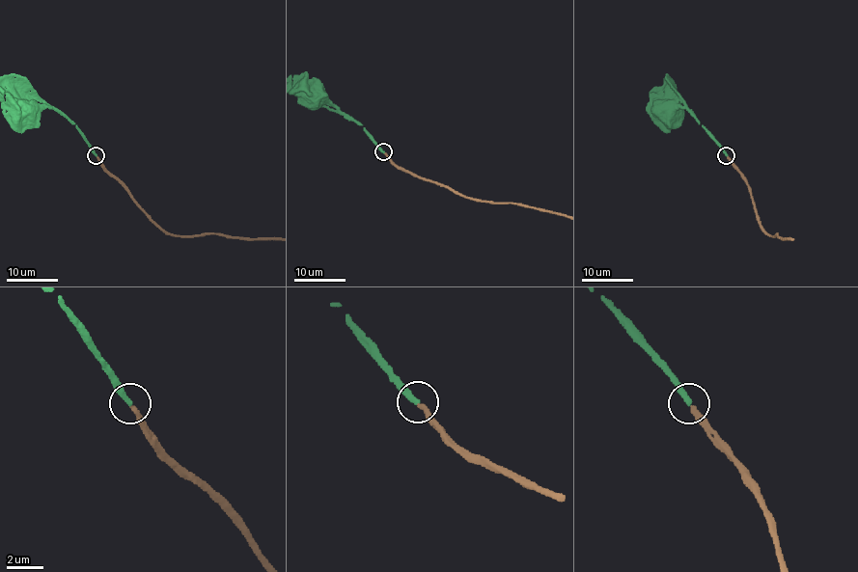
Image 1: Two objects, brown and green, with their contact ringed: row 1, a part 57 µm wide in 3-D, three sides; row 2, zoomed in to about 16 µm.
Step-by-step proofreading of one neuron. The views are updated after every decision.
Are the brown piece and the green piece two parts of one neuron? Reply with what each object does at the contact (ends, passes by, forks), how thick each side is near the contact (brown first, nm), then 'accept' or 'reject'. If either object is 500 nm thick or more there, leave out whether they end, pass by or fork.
brown ends; green ends; calibres 260 and 320 nm; accept

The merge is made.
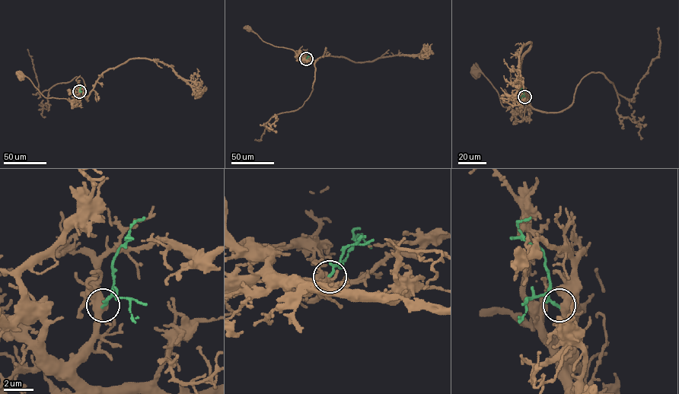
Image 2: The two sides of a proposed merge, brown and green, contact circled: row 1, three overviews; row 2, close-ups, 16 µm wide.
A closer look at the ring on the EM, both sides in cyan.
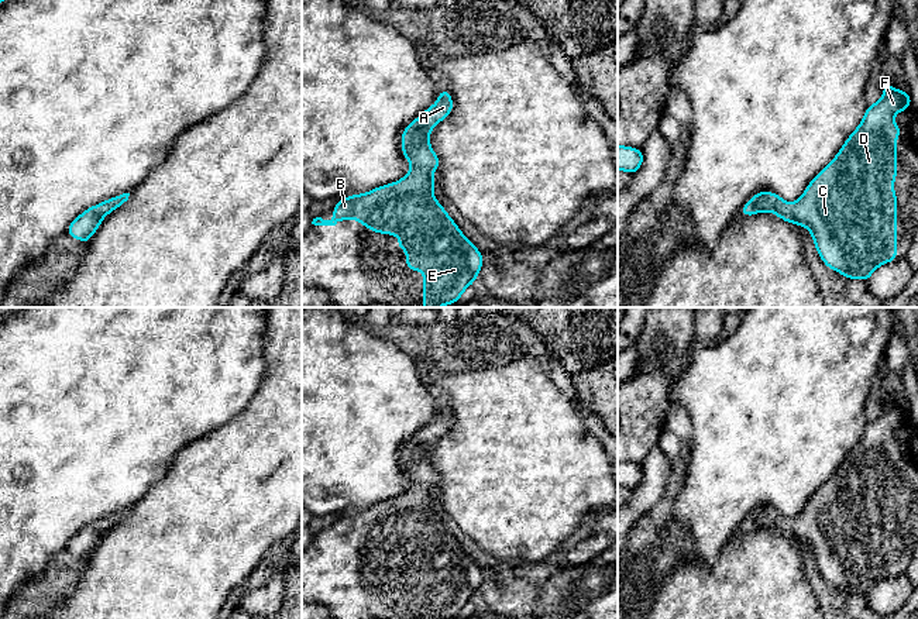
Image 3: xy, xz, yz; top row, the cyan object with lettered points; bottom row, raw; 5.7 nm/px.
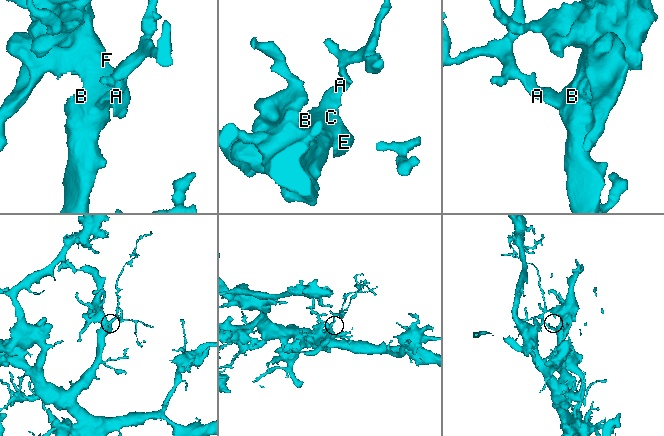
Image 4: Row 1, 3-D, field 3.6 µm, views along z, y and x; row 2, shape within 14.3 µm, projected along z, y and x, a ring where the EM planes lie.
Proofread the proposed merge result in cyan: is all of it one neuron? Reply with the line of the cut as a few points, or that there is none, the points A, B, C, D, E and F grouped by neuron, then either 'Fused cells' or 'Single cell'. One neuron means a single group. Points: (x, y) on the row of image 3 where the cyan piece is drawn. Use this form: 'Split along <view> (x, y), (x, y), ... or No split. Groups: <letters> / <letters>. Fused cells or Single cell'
No split. Groups: A B C D E F. Single cell

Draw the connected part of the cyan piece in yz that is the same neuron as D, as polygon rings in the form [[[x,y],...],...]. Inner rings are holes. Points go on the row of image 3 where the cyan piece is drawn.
[[[883,83],[883,97],[867,106],[857,128],[847,137],[835,158],[808,183],[798,200],[788,203],[781,196],[764,190],[756,193],[739,213],[754,216],[761,212],[770,212],[787,223],[807,227],[825,266],[847,279],[863,279],[867,282],[879,266],[897,261],[897,193],[893,189],[893,183],[897,179],[897,137],[901,135],[901,128],[894,123],[894,116],[898,111],[905,111],[908,107],[911,107],[911,93]],[[853,175],[857,176],[856,203],[852,202]]]

